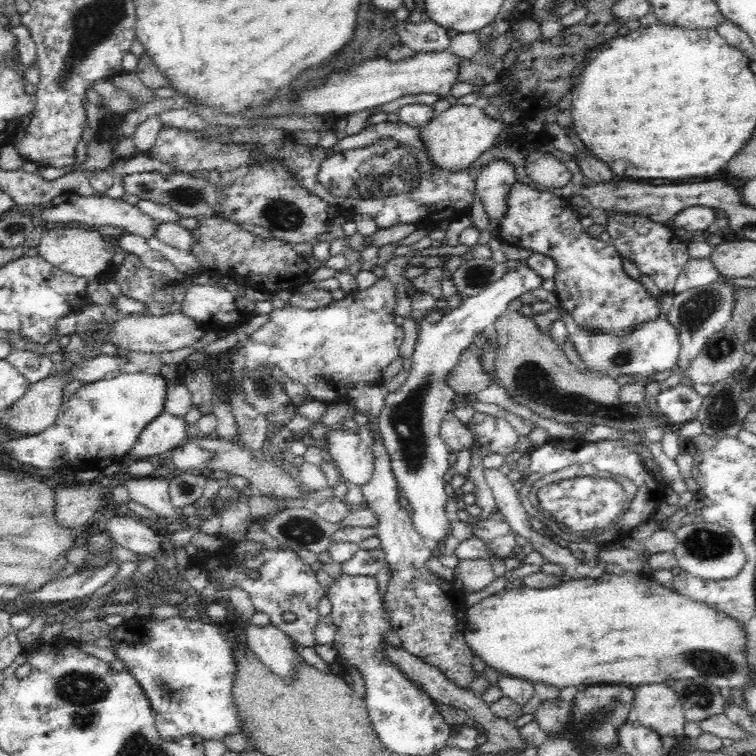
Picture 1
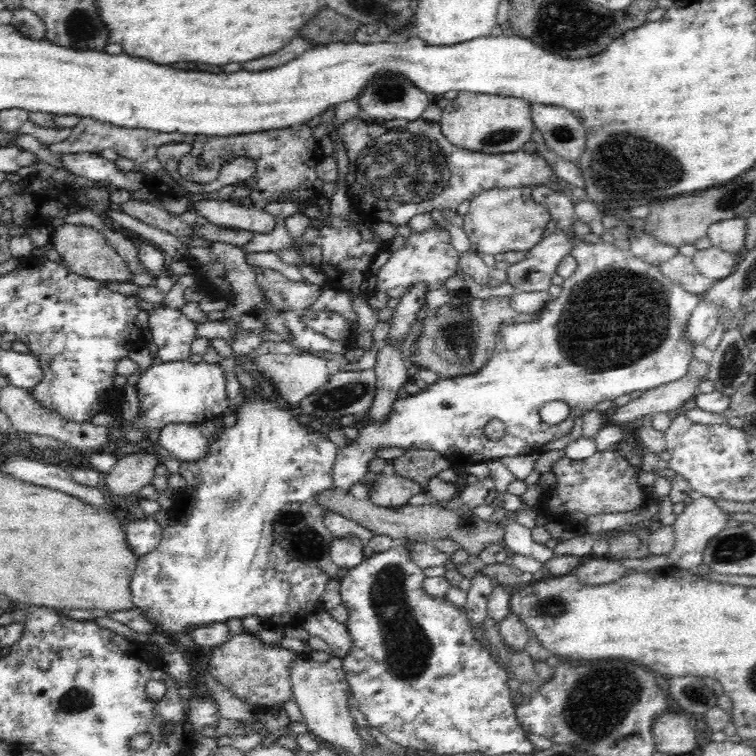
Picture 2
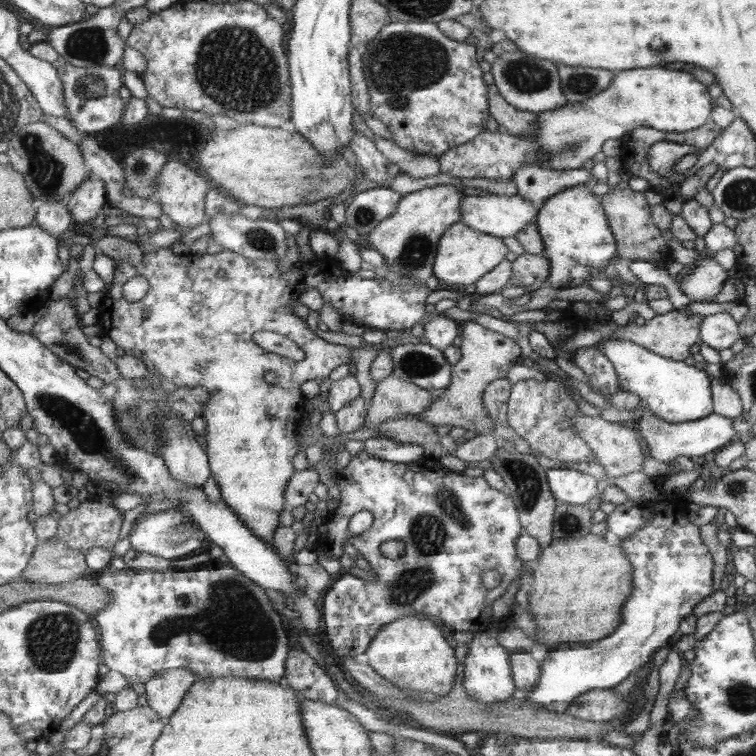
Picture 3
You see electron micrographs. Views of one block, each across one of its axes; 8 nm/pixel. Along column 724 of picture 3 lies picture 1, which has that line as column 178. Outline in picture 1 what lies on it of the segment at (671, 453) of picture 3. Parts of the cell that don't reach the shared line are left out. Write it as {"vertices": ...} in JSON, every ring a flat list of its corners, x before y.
{"vertices":[[160,414,156,422,144,428,144,434,140,434,140,442,136,442,136,446,128,452,128,456,134,458,136,462,148,456,174,452,186,442,188,442,188,426,184,424,184,418,172,414]]}

